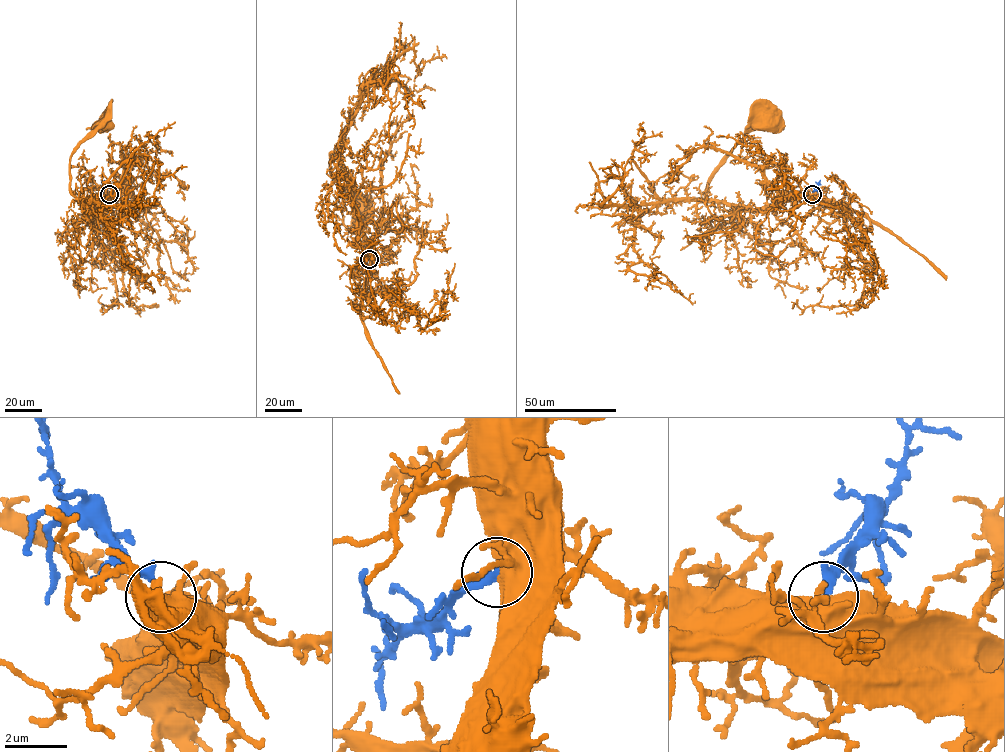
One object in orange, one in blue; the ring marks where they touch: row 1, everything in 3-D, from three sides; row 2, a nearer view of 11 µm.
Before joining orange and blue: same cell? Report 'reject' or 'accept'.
accept

